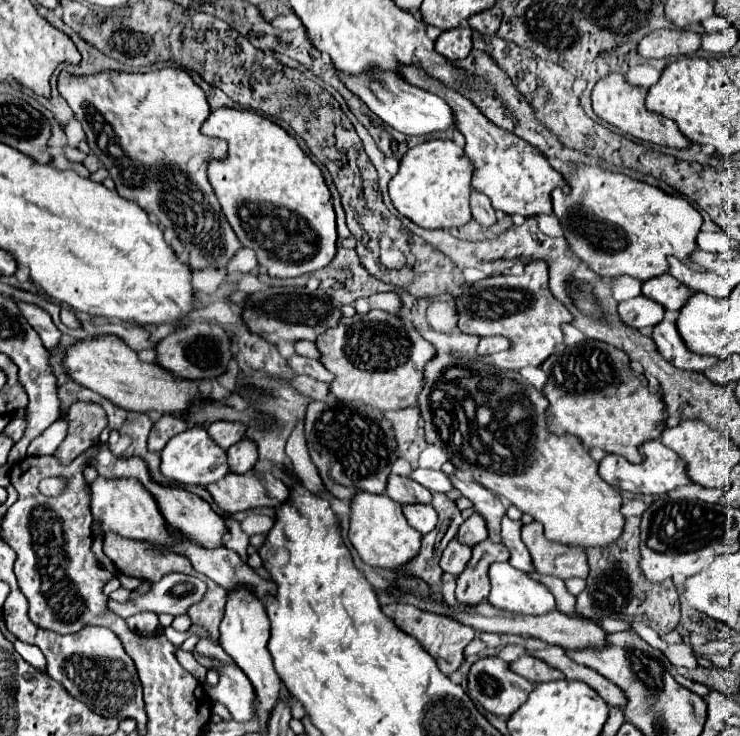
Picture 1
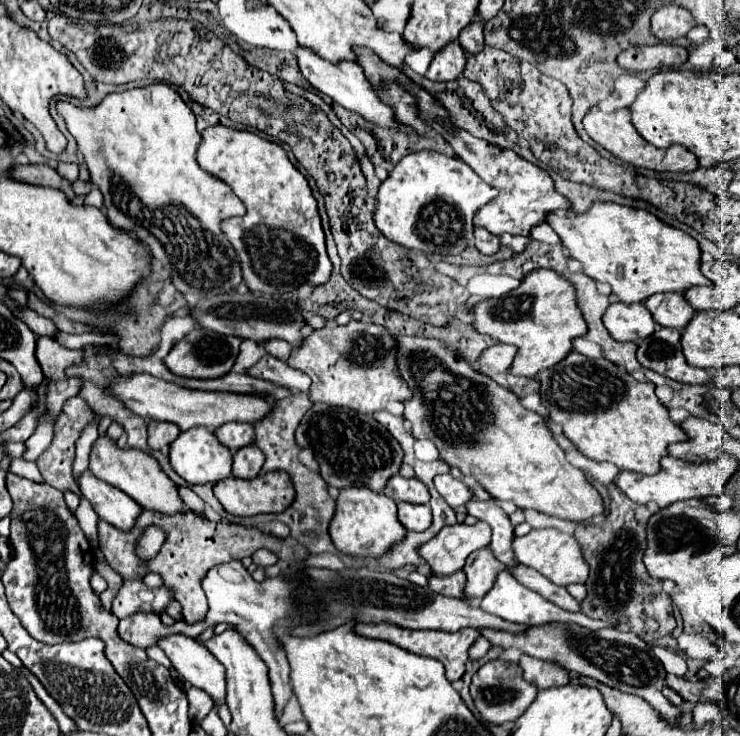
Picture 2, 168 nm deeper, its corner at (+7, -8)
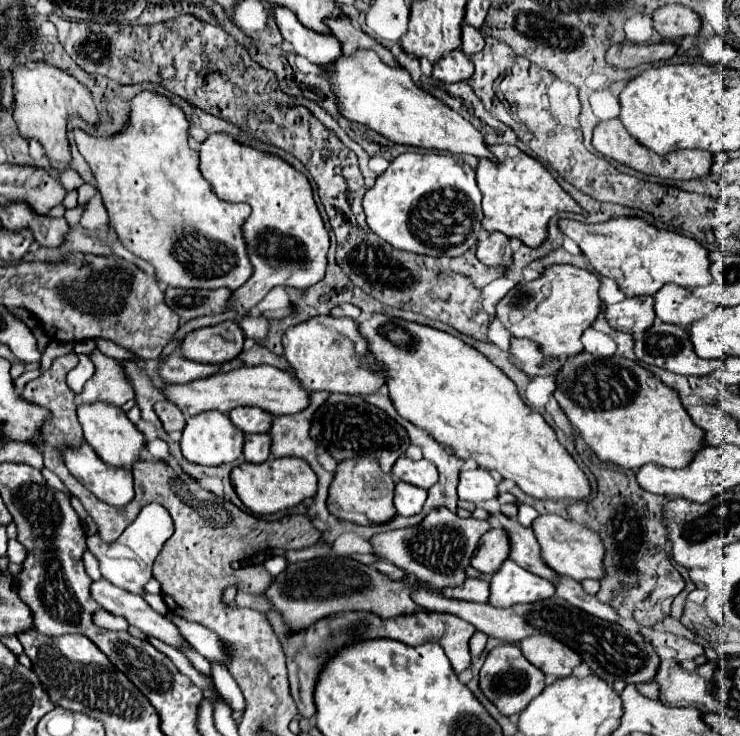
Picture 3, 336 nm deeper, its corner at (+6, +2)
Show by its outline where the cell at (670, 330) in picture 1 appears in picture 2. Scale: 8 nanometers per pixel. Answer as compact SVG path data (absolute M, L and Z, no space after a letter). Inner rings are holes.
M655 330L647 336L637 350L637 360L671 380L683 384L705 384L715 376L715 370L693 368L685 362L681 352L681 332L679 330Z

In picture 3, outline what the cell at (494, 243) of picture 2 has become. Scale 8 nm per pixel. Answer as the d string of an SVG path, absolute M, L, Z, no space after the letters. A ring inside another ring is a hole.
M492 232L488 238L484 238L482 242L478 242L476 256L478 256L478 260L484 266L490 266L490 268L508 270L510 264L512 264L510 242L500 232Z

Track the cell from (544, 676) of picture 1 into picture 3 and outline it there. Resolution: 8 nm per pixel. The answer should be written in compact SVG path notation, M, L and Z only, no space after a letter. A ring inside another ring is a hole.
M530 636L520 642L520 650L548 678L566 678L572 674L572 668L582 662L572 648L552 640L552 636Z

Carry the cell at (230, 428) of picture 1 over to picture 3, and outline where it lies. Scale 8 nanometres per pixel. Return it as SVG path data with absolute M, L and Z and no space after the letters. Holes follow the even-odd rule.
M254 406L236 408L230 412L230 420L244 432L244 434L262 434L272 428L272 414L264 412Z

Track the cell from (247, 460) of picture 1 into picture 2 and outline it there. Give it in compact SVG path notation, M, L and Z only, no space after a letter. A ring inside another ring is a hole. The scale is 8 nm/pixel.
M255 444L239 448L233 454L233 476L237 476L237 478L255 478L261 472L263 460L265 460L265 456Z

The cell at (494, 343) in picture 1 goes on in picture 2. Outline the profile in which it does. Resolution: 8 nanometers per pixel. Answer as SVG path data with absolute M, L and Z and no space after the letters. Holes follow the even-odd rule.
M495 344L479 356L479 372L507 372L517 348L511 344Z

